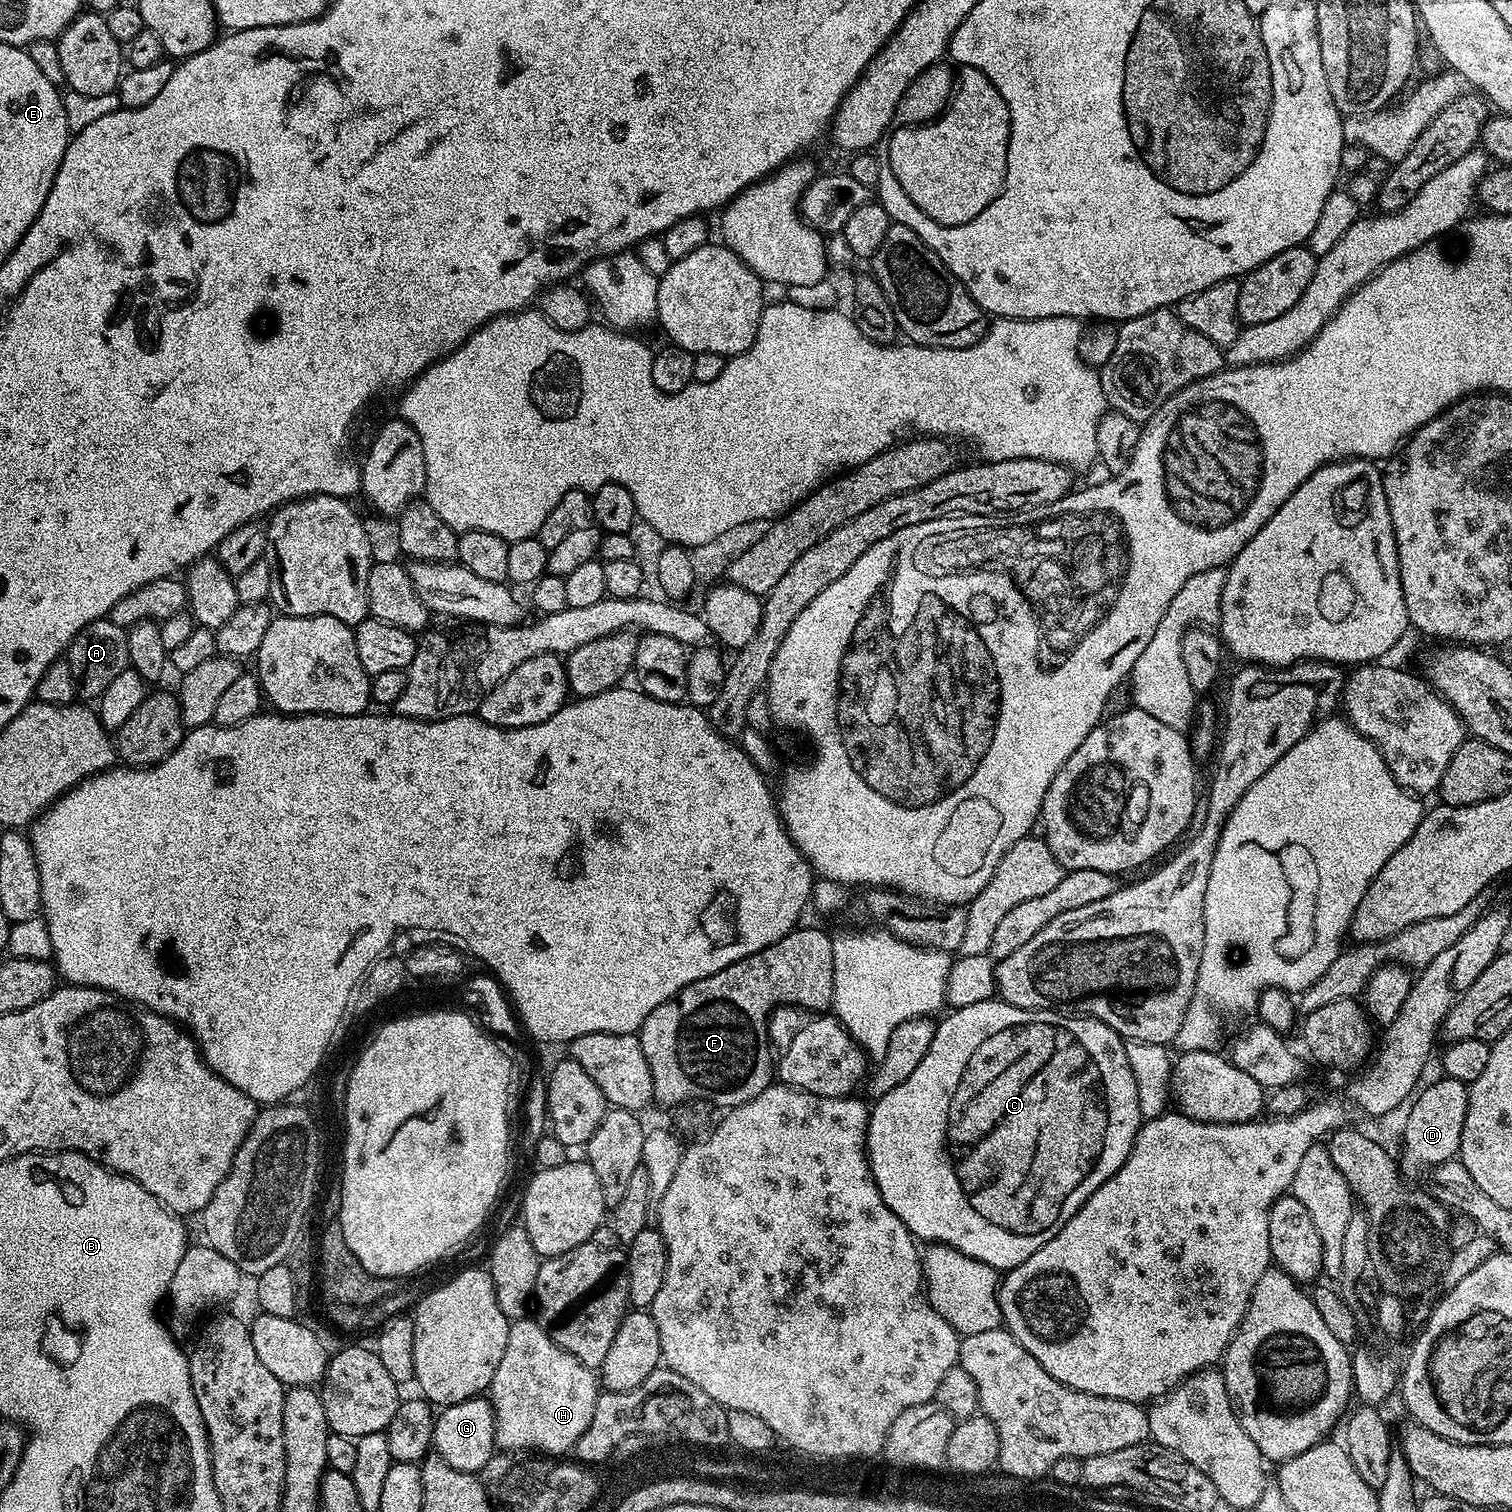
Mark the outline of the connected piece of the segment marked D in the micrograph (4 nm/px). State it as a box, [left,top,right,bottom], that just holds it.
[1398,1076,1469,1178]

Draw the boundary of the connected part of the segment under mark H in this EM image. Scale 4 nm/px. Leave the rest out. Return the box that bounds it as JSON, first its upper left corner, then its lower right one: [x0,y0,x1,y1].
[490,1318,601,1458]

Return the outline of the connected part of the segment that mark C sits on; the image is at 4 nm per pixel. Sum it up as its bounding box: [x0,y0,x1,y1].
[868,998,1142,1270]

